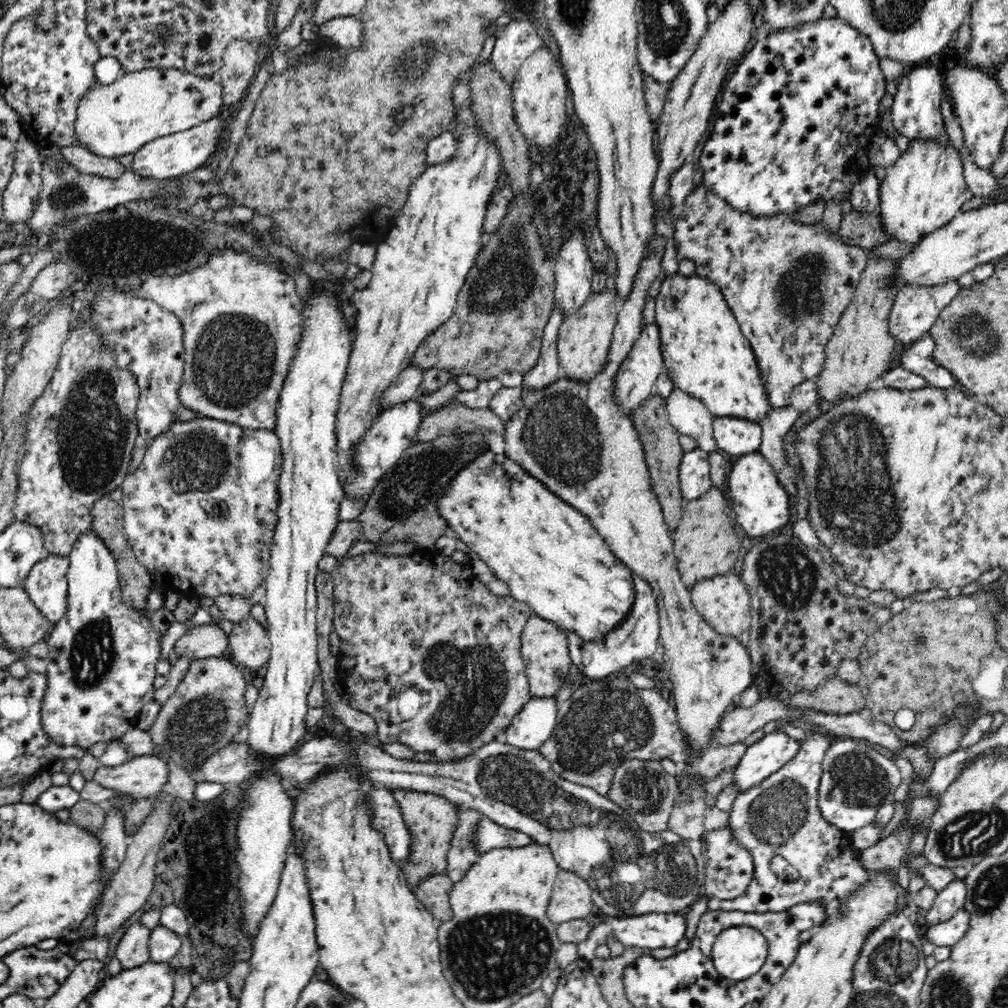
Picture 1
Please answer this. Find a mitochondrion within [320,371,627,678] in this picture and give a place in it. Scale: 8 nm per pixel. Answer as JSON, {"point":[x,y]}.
{"point":[560,434]}

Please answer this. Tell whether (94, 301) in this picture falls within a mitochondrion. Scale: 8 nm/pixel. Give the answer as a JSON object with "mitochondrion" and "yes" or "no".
{"mitochondrion":"no"}

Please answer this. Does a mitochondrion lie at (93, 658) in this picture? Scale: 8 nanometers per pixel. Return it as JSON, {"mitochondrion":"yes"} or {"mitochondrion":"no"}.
{"mitochondrion":"yes"}

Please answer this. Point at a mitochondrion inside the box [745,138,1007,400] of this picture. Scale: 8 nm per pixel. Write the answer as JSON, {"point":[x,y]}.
{"point":[799,297]}

